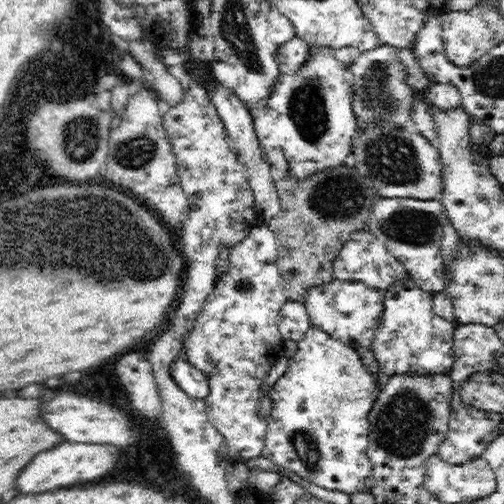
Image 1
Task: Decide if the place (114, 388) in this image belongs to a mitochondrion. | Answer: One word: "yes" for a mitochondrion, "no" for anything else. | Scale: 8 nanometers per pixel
no

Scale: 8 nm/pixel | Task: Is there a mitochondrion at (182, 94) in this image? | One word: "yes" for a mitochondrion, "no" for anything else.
no

